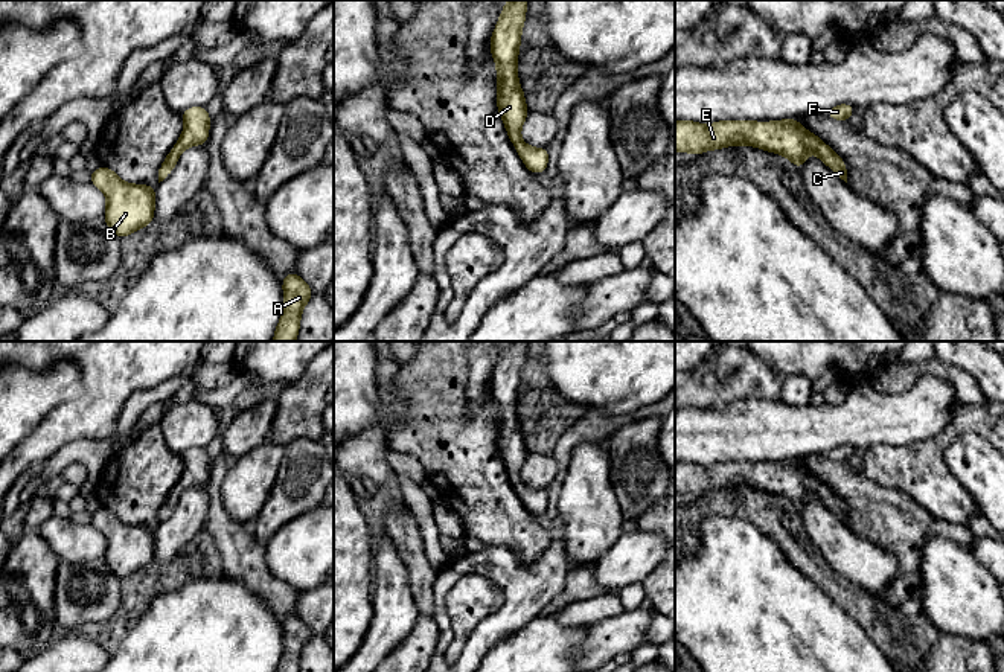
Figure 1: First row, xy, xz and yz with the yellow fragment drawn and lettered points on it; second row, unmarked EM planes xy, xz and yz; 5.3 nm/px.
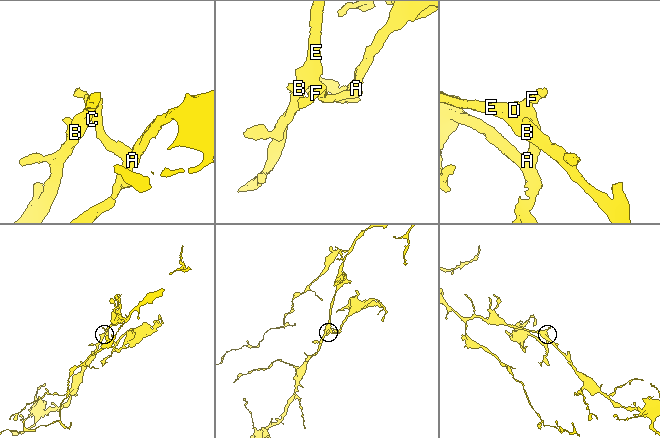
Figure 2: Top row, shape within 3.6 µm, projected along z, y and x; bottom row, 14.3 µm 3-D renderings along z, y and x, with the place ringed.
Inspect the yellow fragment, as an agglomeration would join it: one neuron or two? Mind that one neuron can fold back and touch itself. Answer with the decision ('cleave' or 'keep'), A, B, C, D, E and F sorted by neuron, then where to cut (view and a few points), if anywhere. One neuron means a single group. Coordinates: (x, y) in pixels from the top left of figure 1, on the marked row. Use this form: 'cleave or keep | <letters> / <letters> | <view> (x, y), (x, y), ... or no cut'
keep | A B C D E F | no cut

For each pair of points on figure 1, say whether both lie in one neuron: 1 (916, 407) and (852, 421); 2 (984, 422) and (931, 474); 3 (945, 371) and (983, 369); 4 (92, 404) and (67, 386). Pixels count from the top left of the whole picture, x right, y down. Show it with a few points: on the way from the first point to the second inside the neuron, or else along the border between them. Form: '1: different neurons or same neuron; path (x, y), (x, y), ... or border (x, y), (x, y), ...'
1: same neuron; path (901, 418), (867, 418)
2: same neuron; path (966, 422), (960, 422), (931, 451), (931, 456)
3: different neurons; border (937, 358), (963, 369), (988, 398)
4: different neurons; border (70, 360), (78, 371), (83, 392), (47, 412)

